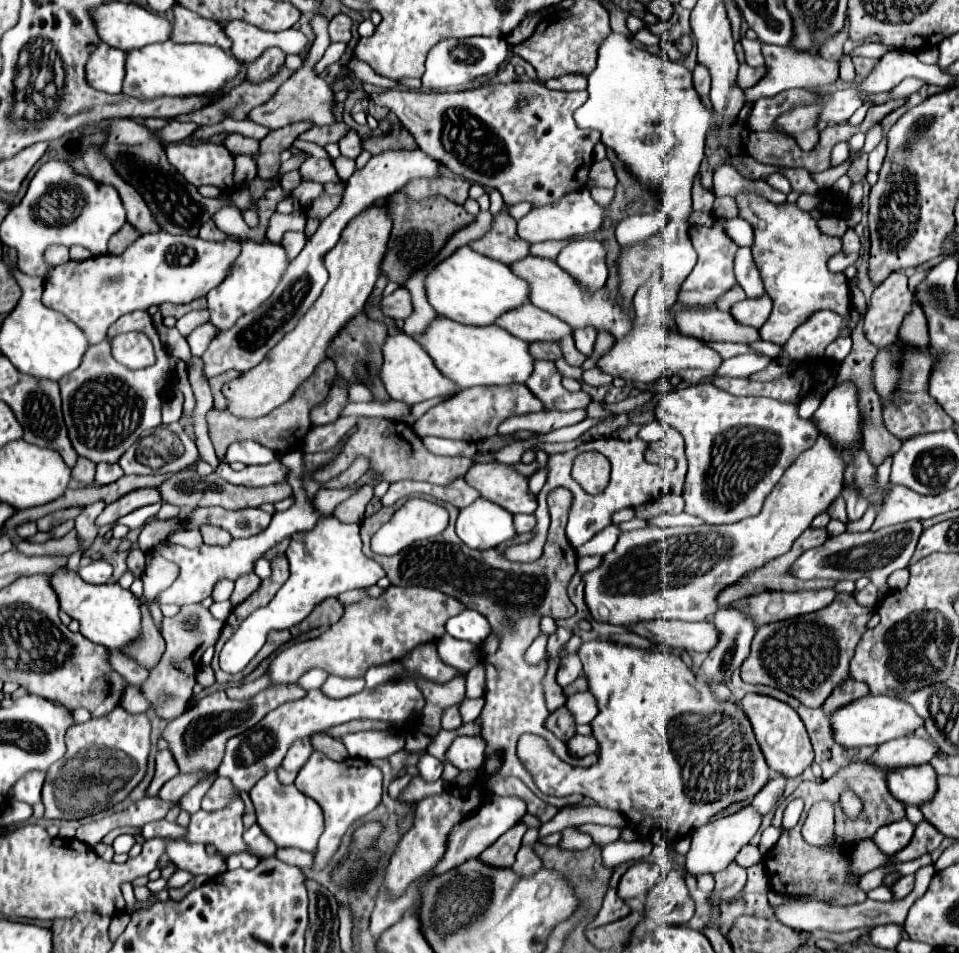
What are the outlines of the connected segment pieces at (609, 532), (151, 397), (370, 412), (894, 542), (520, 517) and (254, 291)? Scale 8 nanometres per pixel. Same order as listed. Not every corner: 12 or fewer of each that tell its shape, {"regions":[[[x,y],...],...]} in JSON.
{"regions":[[[612,524],[592,536],[580,556],[604,556],[614,548],[620,530]],[[148,312],[110,326],[142,330],[156,364],[130,370],[108,340],[60,380],[78,456],[118,462],[160,426],[172,370]],[[402,402],[348,404],[344,416],[402,420],[410,406]],[[910,520],[844,532],[790,566],[798,580],[882,588],[922,532]],[[516,514],[516,534],[530,532],[536,526],[532,514]],[[240,242],[208,294],[210,322],[230,328],[258,308],[288,266],[280,244]]]}

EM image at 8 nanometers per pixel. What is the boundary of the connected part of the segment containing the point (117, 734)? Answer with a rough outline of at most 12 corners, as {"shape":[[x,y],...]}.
{"shape":[[118,706],[66,730],[44,818],[122,802],[146,774],[150,720]]}

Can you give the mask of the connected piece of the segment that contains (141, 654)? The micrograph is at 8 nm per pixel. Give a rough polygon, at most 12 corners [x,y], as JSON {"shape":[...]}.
{"shape":[[142,600],[140,638],[122,654],[152,670],[166,642]]}

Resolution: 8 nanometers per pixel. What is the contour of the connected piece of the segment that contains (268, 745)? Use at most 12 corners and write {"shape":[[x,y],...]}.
{"shape":[[392,680],[346,698],[308,690],[226,744],[236,790],[276,770],[290,744],[356,720],[412,724],[424,696]]}

